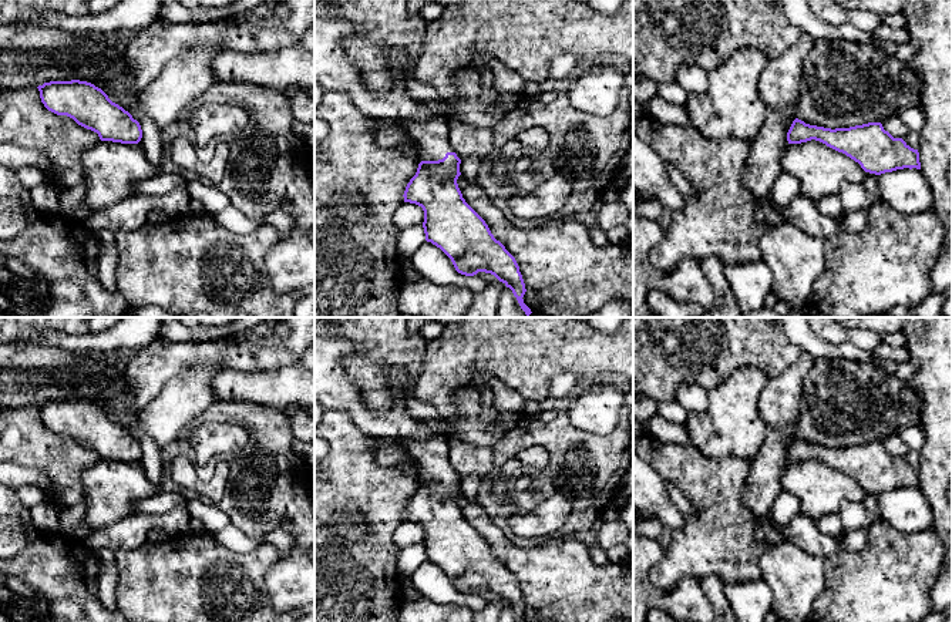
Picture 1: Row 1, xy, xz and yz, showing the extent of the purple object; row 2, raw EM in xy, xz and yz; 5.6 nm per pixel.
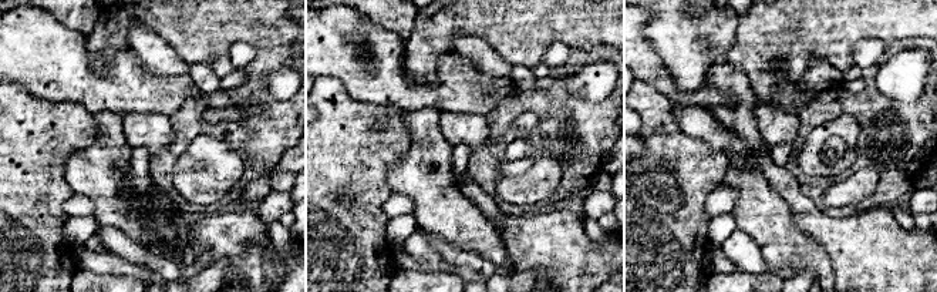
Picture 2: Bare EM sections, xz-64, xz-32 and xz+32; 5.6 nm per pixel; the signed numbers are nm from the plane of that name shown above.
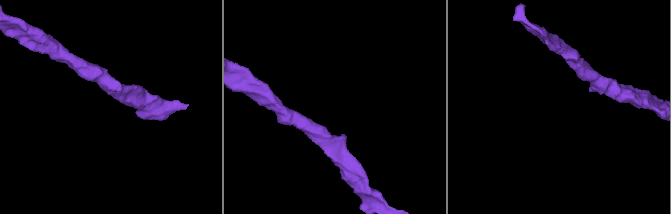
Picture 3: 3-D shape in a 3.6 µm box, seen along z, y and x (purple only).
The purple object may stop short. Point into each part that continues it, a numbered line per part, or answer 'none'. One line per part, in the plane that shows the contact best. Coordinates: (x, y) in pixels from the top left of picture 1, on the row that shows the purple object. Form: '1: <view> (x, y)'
1: xz (433, 137)

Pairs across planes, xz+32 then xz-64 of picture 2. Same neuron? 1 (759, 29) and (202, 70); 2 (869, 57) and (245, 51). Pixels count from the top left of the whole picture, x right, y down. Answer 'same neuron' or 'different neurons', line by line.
1: different neurons
2: same neuron

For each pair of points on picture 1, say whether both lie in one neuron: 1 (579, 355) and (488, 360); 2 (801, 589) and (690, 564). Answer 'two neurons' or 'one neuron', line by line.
1: one neuron
2: two neurons

